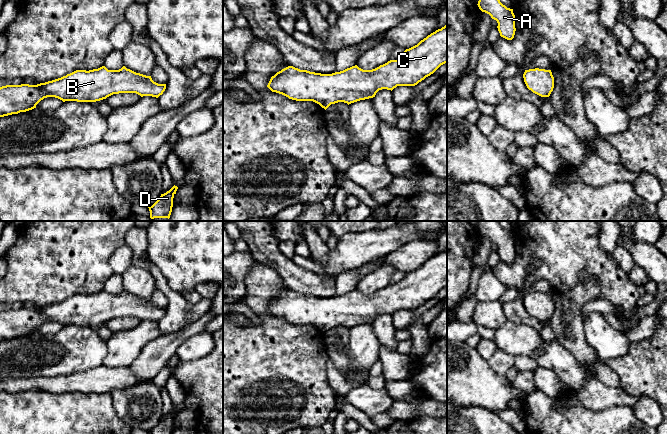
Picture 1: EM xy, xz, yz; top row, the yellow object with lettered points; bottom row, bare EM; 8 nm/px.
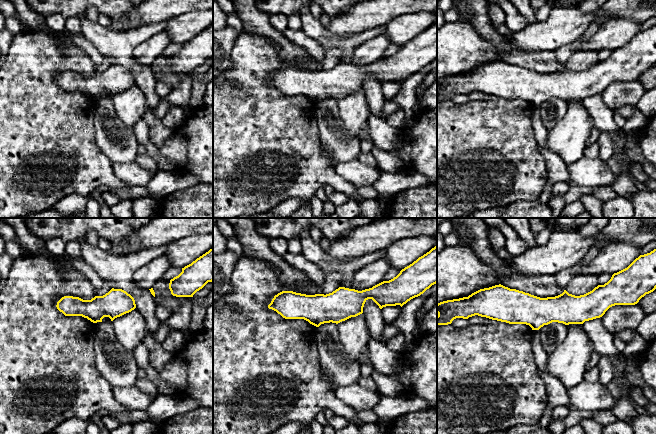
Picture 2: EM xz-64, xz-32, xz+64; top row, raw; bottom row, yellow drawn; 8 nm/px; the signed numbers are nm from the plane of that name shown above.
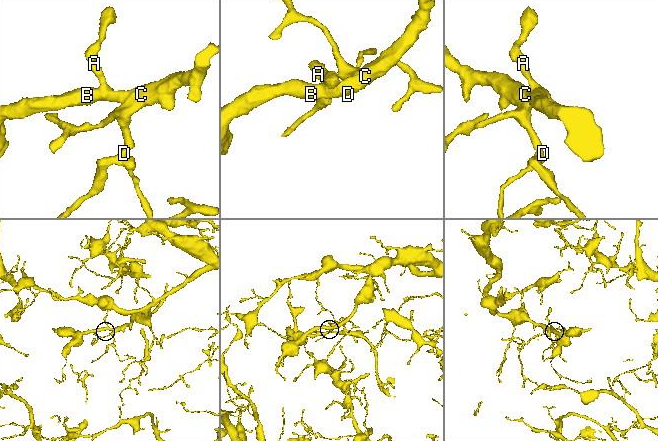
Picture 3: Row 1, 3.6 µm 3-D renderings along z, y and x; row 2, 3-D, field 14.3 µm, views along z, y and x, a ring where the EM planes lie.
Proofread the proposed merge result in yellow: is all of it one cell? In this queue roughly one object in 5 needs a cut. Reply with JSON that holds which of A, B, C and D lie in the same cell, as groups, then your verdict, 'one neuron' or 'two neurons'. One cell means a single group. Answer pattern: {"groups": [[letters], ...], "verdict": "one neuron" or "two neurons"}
{"groups": [["A", "B", "C", "D"]], "verdict": "one neuron"}

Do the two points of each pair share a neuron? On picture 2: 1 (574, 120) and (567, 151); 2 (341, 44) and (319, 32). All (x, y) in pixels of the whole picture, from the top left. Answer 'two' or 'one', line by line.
1: one
2: one

